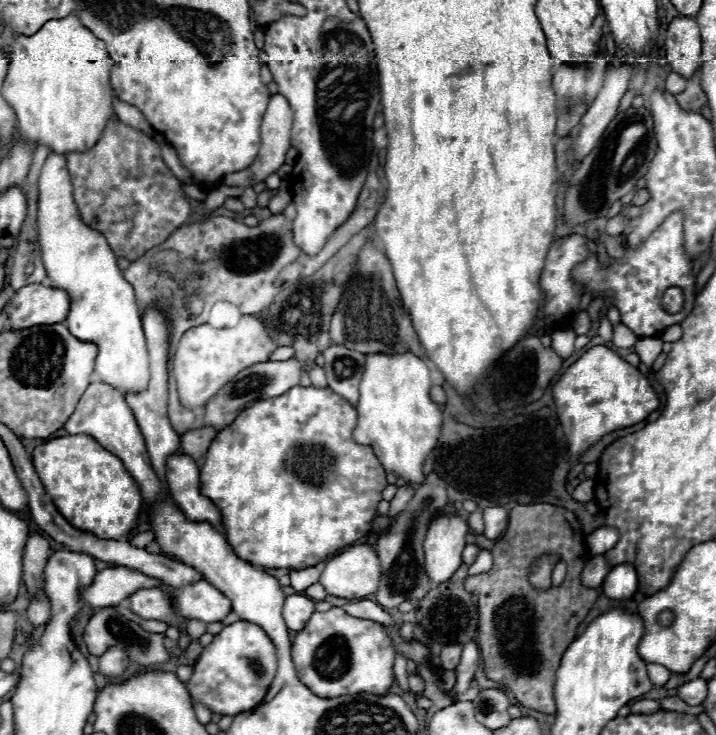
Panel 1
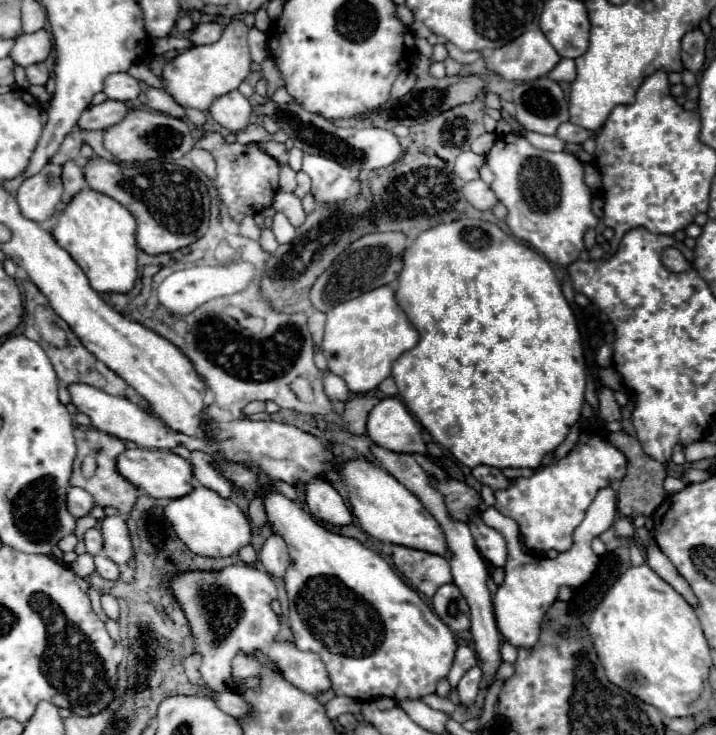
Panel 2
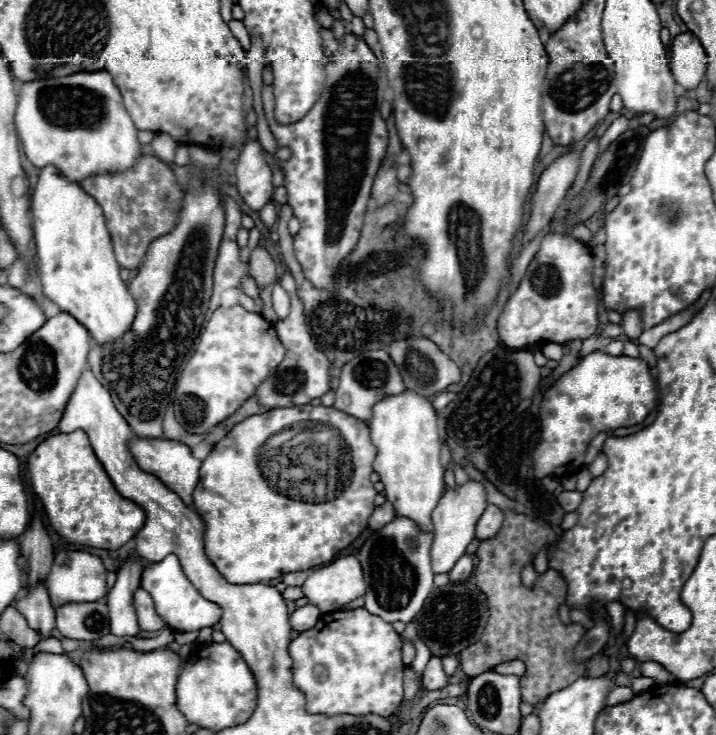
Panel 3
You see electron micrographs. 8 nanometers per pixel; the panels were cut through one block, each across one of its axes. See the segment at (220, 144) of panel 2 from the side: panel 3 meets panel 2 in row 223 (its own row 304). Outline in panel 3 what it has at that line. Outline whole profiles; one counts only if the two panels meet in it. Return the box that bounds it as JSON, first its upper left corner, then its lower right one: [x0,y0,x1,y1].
[174,304,286,434]

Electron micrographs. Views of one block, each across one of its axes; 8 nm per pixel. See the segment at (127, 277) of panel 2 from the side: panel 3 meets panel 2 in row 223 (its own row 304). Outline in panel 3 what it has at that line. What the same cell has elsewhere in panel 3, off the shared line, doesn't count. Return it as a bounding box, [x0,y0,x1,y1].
[32,166,136,344]

